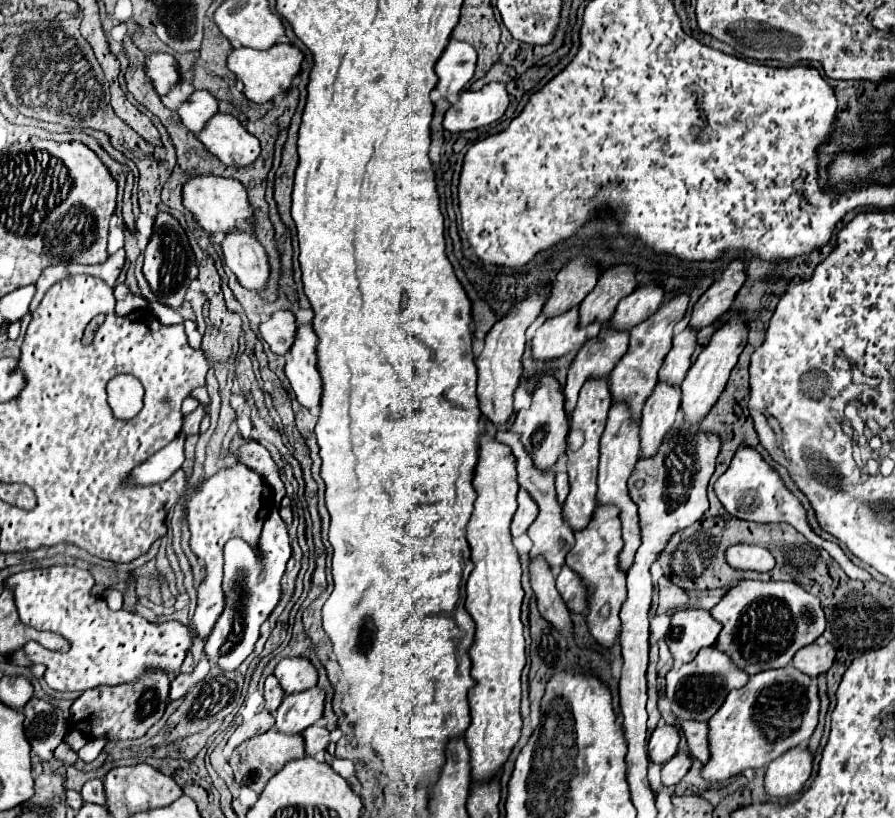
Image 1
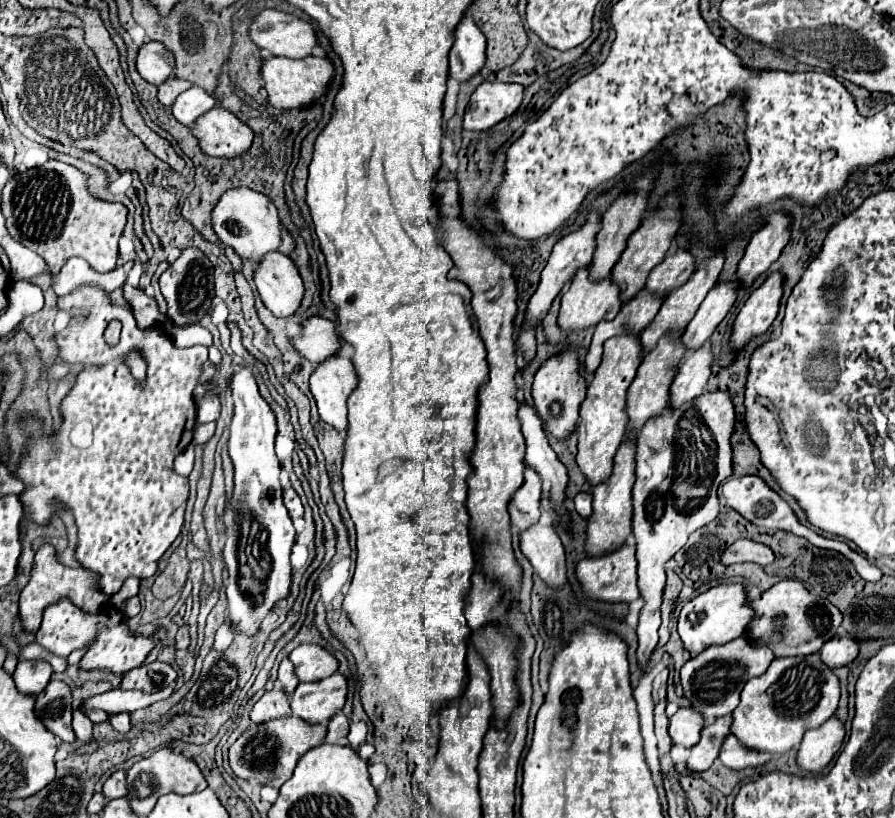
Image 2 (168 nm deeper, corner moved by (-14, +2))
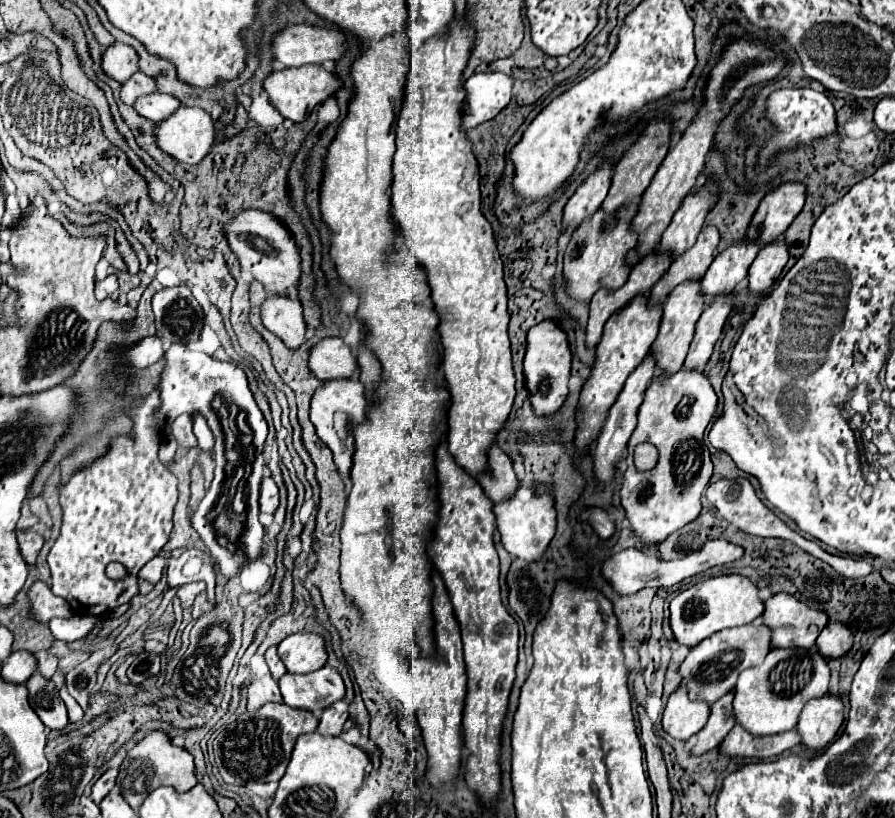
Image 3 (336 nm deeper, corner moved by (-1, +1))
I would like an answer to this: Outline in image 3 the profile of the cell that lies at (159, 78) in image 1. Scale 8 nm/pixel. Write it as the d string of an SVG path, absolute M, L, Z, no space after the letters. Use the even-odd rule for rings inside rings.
M114 42L112 46L104 48L102 54L102 70L118 80L126 82L134 72L138 72L138 54L132 46L126 46L122 42Z

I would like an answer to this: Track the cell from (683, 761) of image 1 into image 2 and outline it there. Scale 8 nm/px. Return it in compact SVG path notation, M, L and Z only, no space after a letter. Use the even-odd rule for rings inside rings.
M723 715L715 719L713 725L701 731L701 741L695 747L691 747L687 767L695 773L709 769L713 761L719 757L719 749L725 741L725 735L731 735L731 715Z

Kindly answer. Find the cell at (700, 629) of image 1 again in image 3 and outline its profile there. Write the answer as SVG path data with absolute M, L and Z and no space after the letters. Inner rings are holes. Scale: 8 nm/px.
M740 574L716 576L716 578L694 584L692 588L680 592L670 602L670 628L672 628L678 644L696 646L704 638L712 636L714 632L750 624L762 612L764 612L764 604L756 596L756 586L748 578L744 578Z

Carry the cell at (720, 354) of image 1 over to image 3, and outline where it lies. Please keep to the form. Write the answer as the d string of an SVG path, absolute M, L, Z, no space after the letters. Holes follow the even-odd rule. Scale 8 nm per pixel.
M772 242L770 246L762 246L750 266L748 274L750 294L762 294L766 288L772 288L778 282L786 262L788 262L786 244Z

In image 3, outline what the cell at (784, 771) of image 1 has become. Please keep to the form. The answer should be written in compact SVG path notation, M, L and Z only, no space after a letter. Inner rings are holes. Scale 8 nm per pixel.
M828 692L822 698L810 700L804 706L800 722L796 726L796 732L800 734L800 744L810 750L826 748L834 740L838 728L842 726L842 720L844 706L838 696Z

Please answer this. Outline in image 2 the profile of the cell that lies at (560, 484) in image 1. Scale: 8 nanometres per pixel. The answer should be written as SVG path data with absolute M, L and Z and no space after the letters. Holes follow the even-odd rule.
M579 493L577 497L575 497L575 509L577 509L577 513L583 517L583 519L589 519L591 517L591 513L593 513L593 497L591 497L591 493Z

